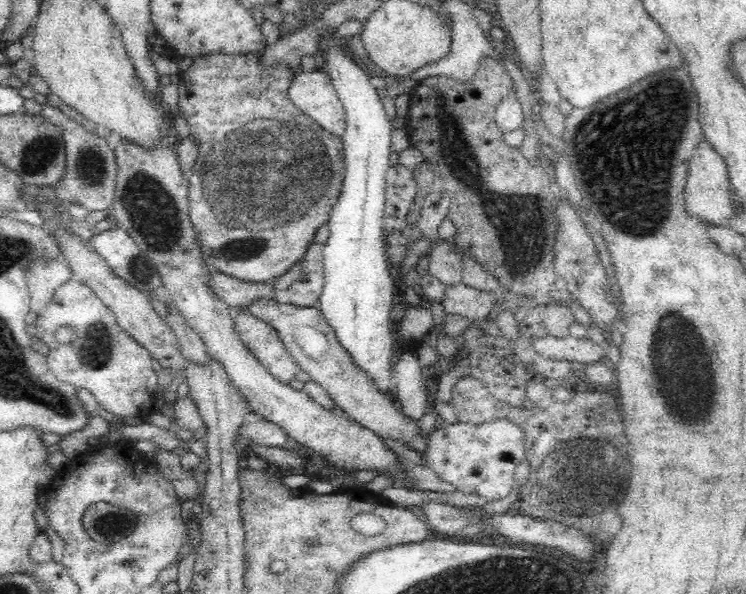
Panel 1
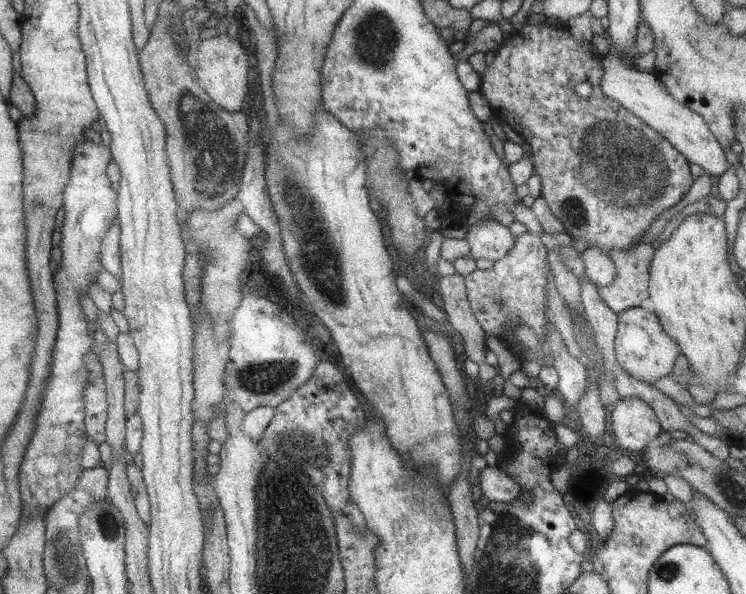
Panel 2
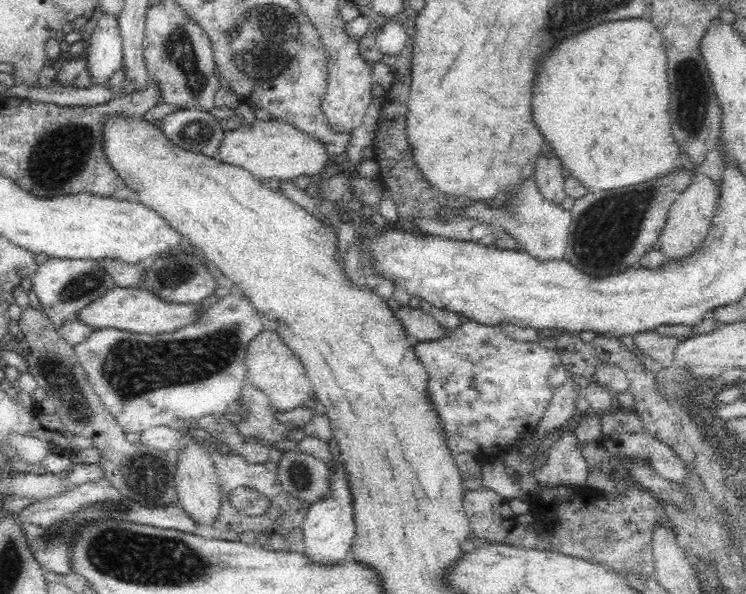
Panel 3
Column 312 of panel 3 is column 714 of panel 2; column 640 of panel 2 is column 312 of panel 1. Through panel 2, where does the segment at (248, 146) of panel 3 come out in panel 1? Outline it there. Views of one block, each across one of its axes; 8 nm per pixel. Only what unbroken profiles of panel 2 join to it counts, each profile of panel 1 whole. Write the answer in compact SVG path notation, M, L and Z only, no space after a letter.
M298 71L288 87L292 104L316 124L334 136L342 136L346 128L345 110L326 73Z

